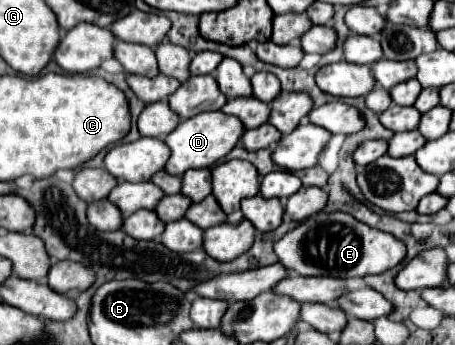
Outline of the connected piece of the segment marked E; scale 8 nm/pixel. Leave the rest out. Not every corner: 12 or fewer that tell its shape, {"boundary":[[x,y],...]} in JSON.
{"boundary":[[317,213],[279,239],[297,275],[367,277],[407,247],[347,213]]}

